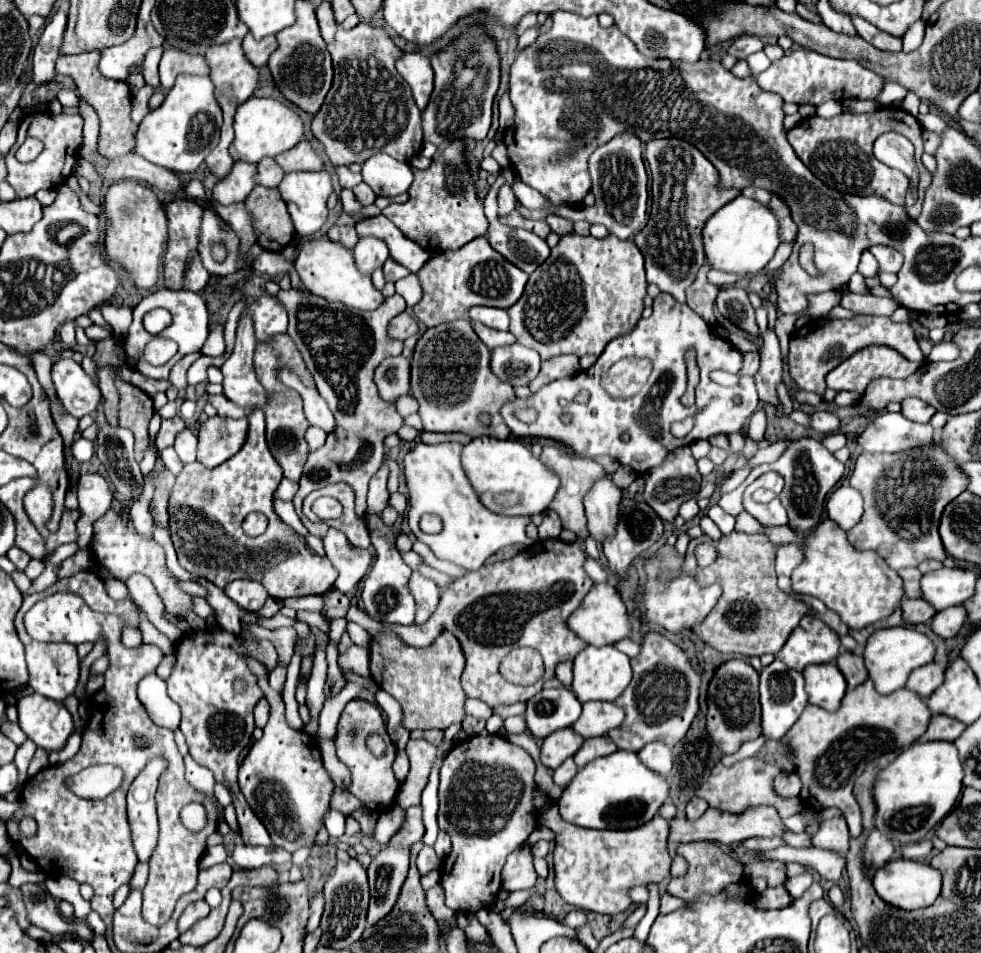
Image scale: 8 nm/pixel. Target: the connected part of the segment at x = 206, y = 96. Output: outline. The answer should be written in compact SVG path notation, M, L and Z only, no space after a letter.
M177 76L177 82L165 96L165 102L157 110L151 110L139 124L135 152L173 172L195 172L219 144L223 116L213 90L215 86L209 76Z

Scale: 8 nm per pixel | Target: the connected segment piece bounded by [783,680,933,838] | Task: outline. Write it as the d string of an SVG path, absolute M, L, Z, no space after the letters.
M865 680L861 688L849 690L835 712L809 704L801 714L801 720L785 734L783 744L793 750L795 772L801 776L801 802L811 806L833 806L839 808L849 824L851 838L861 834L861 810L853 796L853 780L863 774L865 764L875 756L895 752L919 740L931 720L929 706L925 700L901 688L893 694L879 694L873 680Z

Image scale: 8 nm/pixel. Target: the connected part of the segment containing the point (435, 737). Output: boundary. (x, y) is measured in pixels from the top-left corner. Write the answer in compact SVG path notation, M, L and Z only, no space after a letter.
M437 729L415 730L415 732L410 732L410 738L429 738L431 742L435 742L434 745L437 747L443 740L443 731Z

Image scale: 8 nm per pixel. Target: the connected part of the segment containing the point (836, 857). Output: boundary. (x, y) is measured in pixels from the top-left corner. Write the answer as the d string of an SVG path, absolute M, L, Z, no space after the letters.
M785 846L773 852L767 852L765 856L773 860L781 860L781 862L799 862L803 866L813 868L821 878L831 880L831 882L839 882L841 872L845 868L845 856L841 856L839 852L831 852L831 850Z

